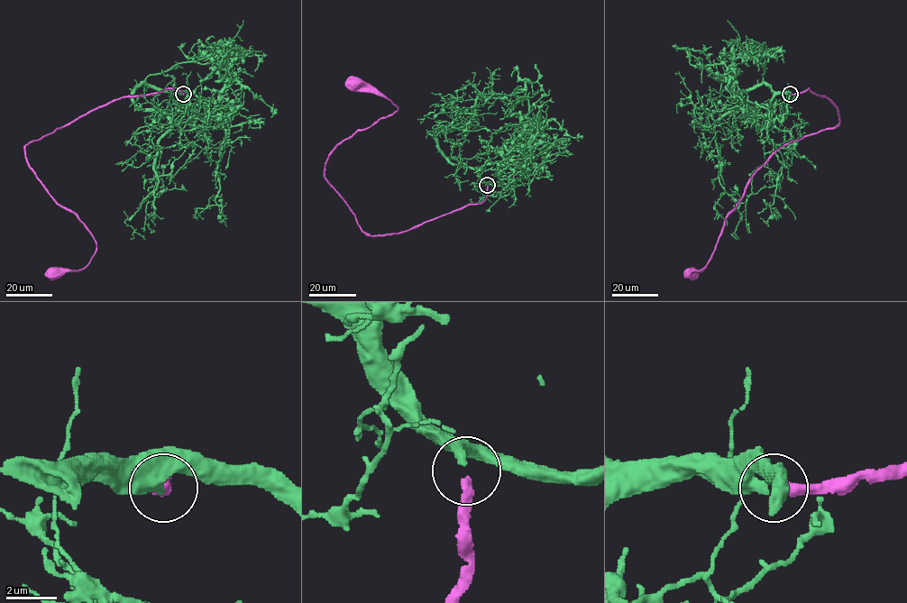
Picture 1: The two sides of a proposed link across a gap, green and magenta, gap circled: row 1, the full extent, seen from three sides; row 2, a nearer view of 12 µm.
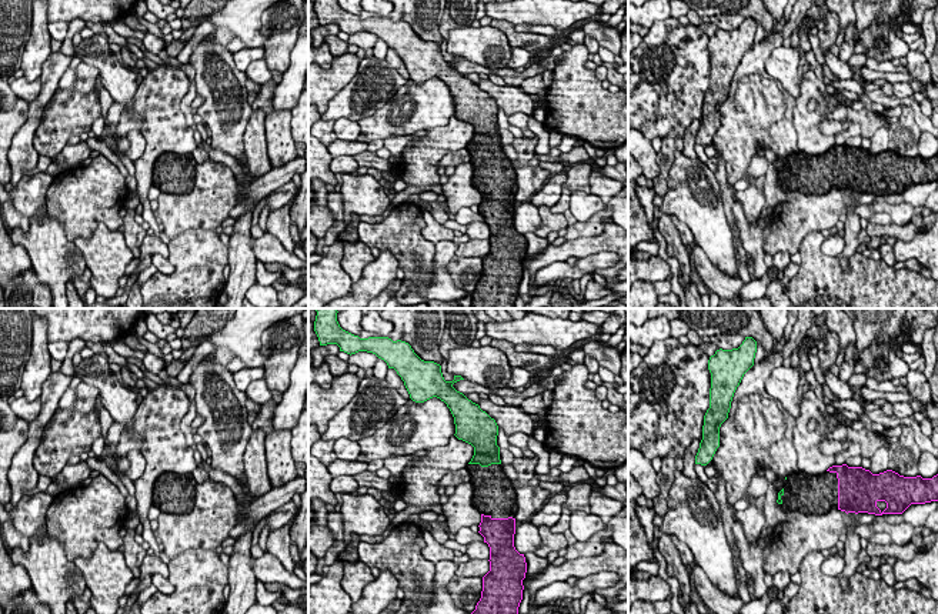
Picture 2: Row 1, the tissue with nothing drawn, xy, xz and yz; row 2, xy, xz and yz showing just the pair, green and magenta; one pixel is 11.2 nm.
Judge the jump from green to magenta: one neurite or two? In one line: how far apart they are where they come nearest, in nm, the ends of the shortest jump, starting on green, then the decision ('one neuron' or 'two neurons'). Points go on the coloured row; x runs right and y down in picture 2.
480 nm | yz (785, 477), (827, 470) | one neuron

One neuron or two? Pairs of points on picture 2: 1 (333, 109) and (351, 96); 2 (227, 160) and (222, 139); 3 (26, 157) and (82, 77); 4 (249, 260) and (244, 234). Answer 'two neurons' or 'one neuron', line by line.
1: one neuron
2: two neurons
3: two neurons
4: one neuron

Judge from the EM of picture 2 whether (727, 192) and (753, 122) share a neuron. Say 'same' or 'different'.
different

